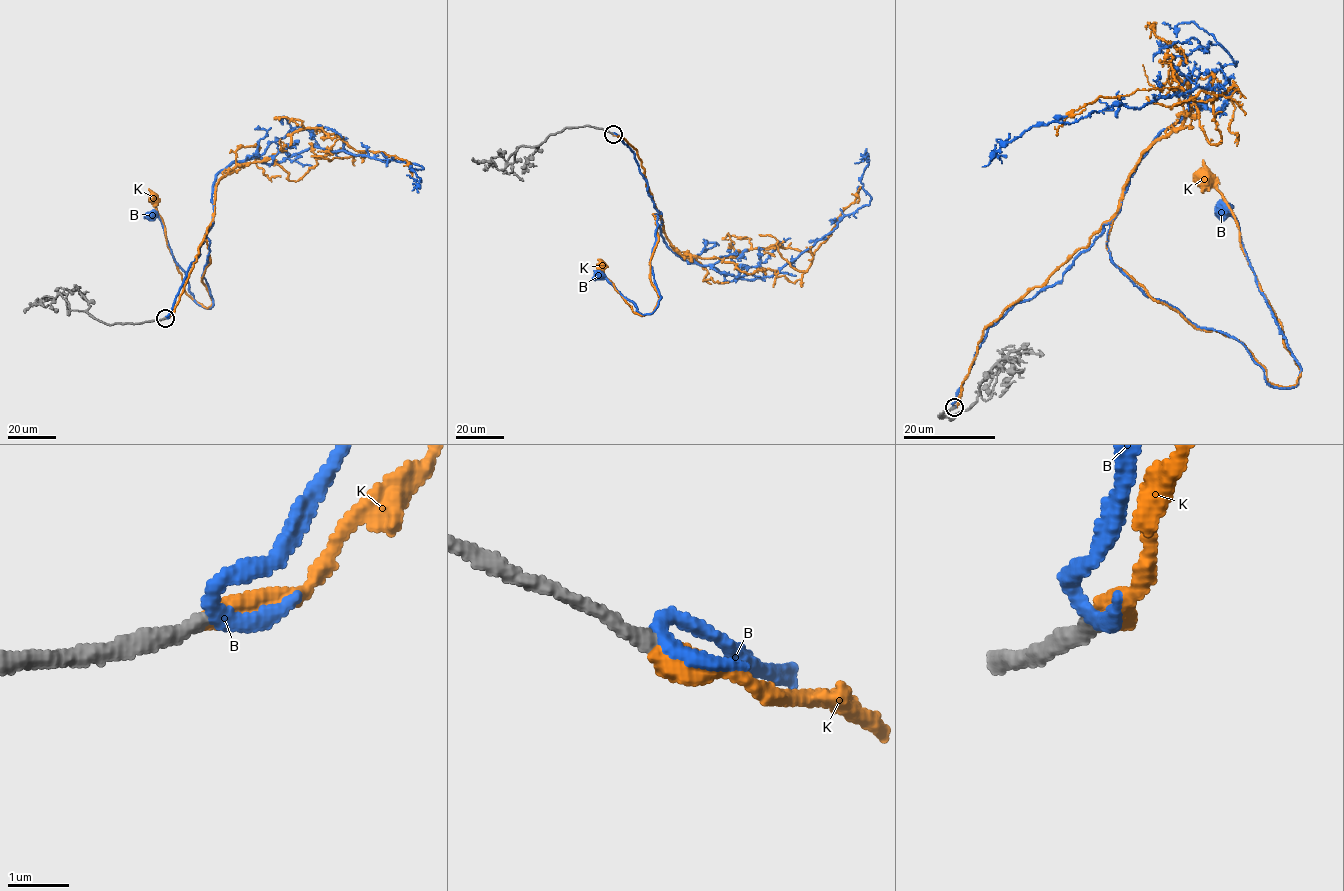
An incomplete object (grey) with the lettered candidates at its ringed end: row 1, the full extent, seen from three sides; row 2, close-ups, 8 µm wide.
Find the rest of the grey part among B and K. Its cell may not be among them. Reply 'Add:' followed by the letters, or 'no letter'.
Add: K

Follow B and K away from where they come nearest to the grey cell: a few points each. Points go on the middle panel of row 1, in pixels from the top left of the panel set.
B: (613, 134), (632, 151), (661, 214), (653, 214), (650, 261), (658, 305), (642, 315), (600, 275)
K: (613, 134), (636, 150), (661, 214), (654, 213), (650, 261), (660, 297), (653, 311), (632, 311), (601, 265)

